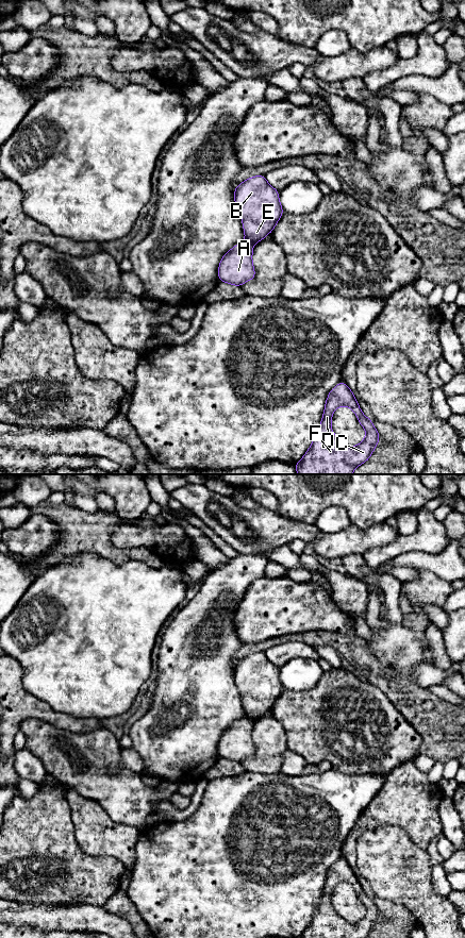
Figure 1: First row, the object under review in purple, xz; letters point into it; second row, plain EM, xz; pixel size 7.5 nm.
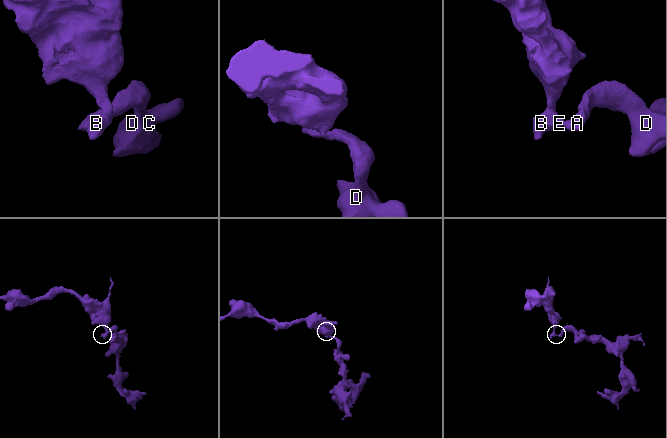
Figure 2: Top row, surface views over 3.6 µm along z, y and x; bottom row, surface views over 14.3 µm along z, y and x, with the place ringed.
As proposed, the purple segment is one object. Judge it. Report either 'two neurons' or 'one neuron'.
two neurons

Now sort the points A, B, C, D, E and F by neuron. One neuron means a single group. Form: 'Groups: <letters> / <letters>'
Groups: A C D F / B E

